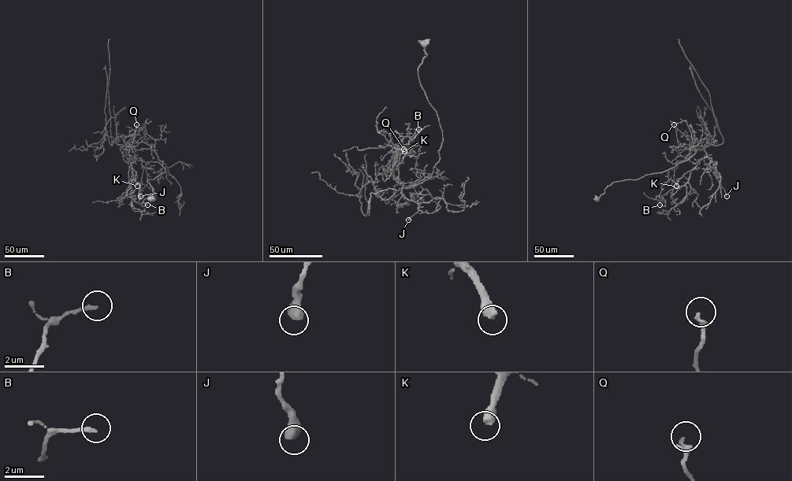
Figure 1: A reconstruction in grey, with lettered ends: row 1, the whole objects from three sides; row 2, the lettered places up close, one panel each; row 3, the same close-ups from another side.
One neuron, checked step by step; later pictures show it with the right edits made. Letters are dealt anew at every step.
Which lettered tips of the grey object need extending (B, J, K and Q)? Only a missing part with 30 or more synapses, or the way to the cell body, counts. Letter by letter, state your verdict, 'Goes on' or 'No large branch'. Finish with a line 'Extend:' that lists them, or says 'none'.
B: No large branch
J: No large branch
K: Goes on
Q: No large branch
Extend: K

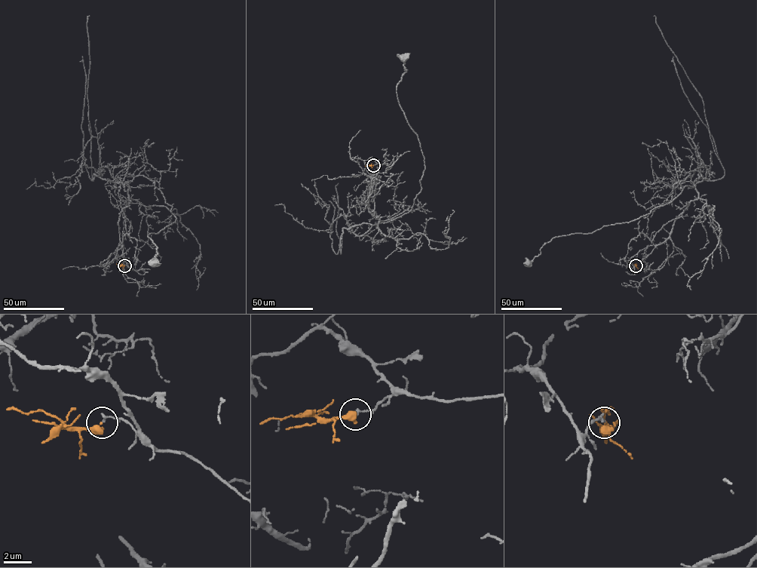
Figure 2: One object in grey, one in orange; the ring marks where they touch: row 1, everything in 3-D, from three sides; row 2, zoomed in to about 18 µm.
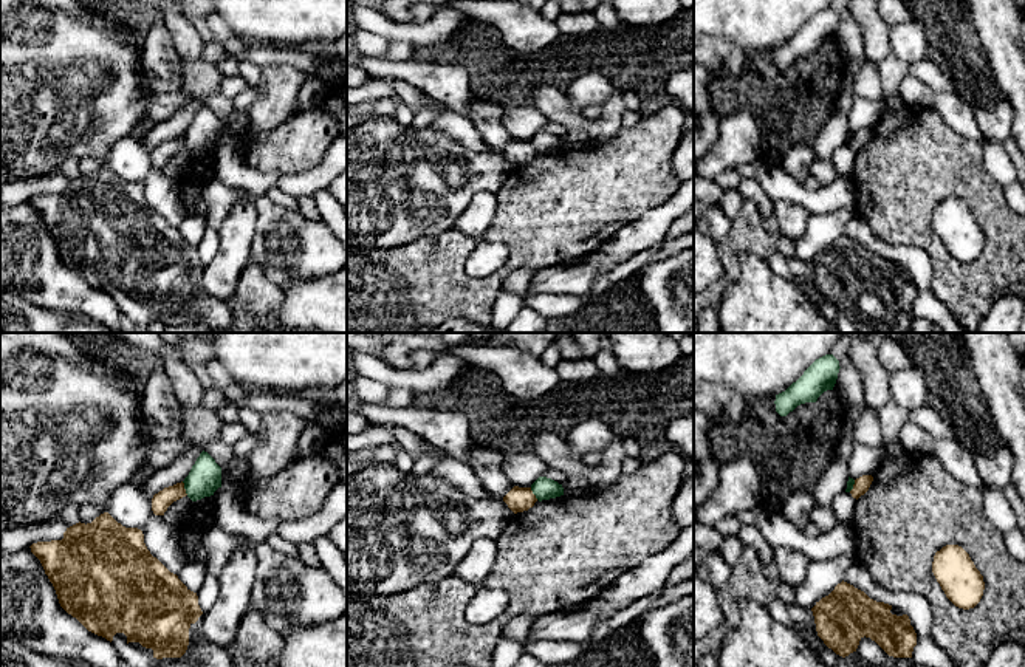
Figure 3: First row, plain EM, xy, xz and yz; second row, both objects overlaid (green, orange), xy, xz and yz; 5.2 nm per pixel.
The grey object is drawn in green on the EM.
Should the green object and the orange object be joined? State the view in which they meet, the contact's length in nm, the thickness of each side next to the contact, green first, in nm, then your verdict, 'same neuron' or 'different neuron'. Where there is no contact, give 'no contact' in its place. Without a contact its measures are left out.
xy | 80 nm | 170/90 nm | different neuron

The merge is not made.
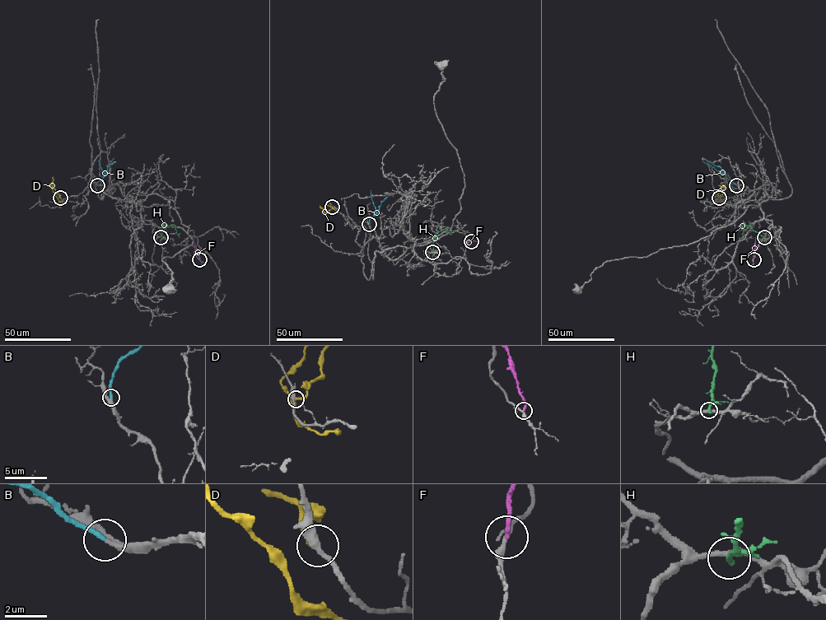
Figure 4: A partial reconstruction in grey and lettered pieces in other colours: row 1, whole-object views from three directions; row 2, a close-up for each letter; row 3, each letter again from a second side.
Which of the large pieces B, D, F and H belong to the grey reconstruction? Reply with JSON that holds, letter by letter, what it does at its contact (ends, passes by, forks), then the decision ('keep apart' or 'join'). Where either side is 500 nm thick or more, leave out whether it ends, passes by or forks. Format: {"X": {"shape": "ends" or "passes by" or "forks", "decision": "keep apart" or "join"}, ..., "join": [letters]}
{"B": {"shape": "ends", "decision": "join"}, "D": {"shape": "ends", "decision": "keep apart"}, "F": {"shape": "ends", "decision": "keep apart"}, "H": {"shape": "ends", "decision": "keep apart"}, "join": ["B"]}

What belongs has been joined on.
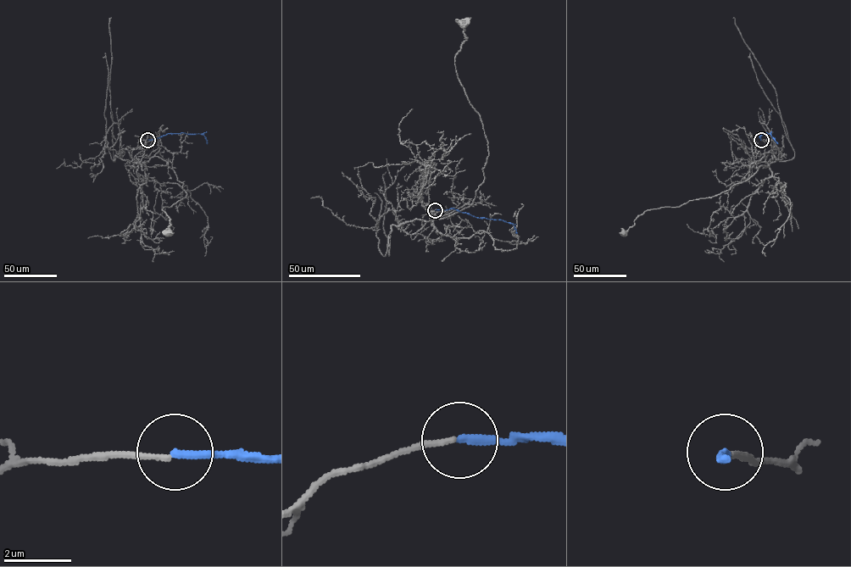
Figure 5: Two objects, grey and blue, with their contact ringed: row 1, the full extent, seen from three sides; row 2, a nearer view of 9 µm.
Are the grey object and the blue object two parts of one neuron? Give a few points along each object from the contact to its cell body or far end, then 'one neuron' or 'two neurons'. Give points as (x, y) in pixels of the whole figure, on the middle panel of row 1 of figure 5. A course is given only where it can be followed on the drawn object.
grey runs (435, 210), (411, 239), (428, 221), (469, 205), (488, 154), (454, 63), (466, 39), (463, 23); blue runs (435, 210), (454, 208), (479, 218), (506, 221), (514, 226), (516, 233); two neurons

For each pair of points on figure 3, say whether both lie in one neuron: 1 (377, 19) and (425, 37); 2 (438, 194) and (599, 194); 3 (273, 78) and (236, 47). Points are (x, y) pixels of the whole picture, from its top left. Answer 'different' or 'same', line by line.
1: same
2: different
3: different

